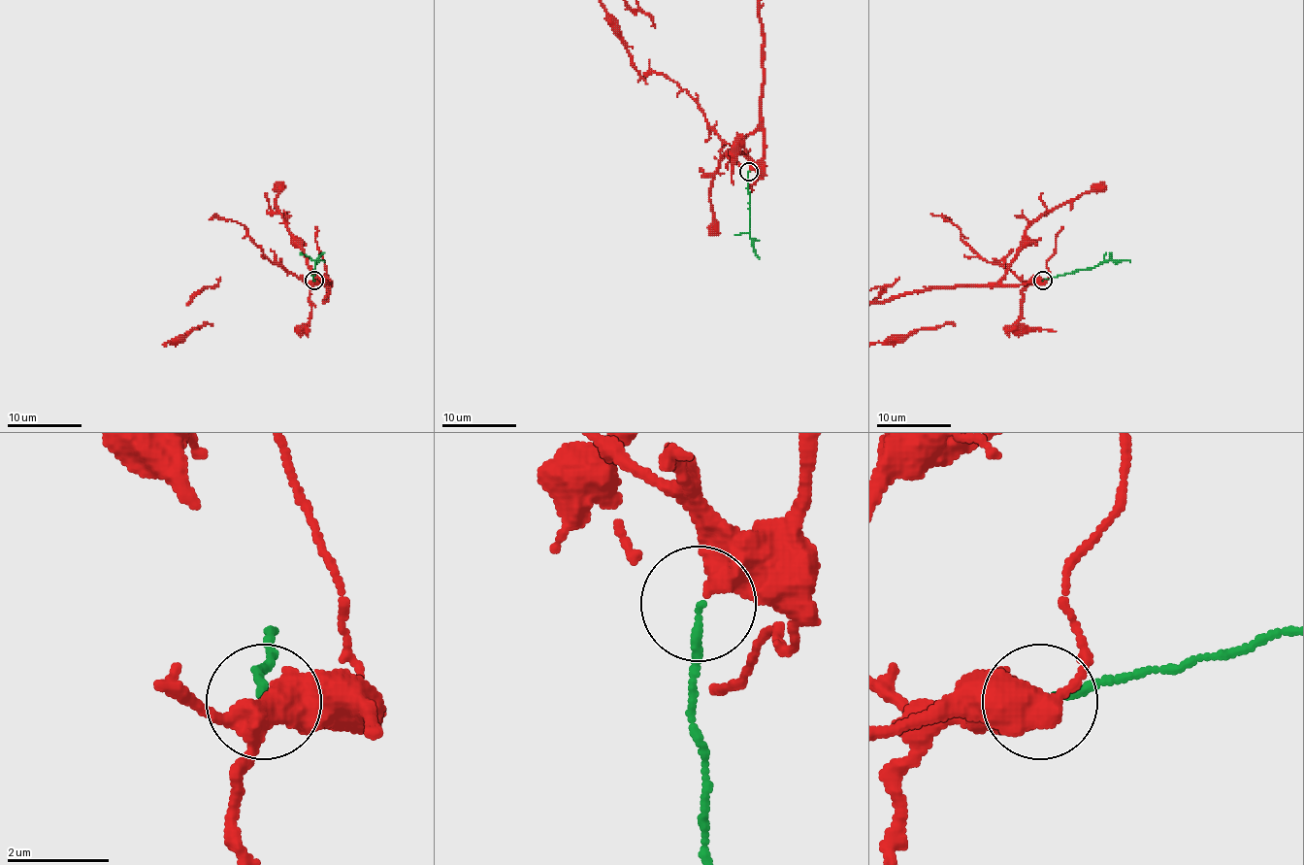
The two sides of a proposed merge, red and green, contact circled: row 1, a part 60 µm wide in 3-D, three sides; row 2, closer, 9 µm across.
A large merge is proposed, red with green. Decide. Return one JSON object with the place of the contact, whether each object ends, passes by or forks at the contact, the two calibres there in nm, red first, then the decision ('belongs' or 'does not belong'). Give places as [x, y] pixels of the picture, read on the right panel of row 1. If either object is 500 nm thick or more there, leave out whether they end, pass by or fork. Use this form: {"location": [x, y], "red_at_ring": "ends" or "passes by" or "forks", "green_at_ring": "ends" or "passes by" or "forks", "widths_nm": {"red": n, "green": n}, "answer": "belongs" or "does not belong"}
{"location": [1043, 281], "widths_nm": {"red": 550, "green": 130}, "answer": "belongs"}

